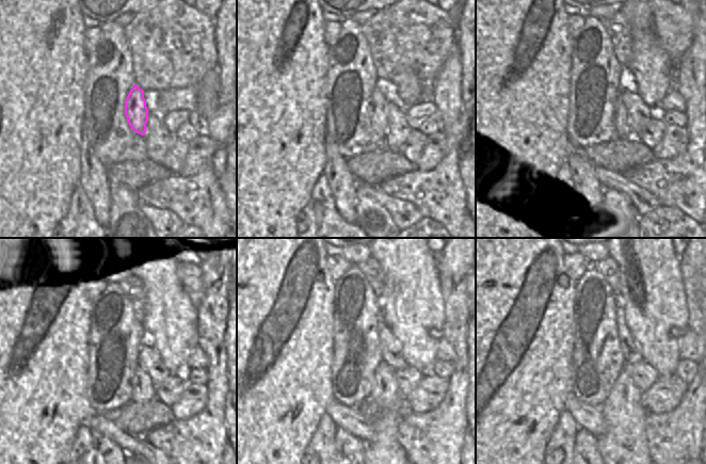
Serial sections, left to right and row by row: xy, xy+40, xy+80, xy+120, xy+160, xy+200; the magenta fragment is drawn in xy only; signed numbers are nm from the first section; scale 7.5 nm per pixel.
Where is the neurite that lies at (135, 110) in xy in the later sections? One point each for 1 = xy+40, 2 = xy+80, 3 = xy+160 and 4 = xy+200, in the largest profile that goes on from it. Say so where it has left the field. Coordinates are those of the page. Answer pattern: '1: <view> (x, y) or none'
1: xy+40 (378, 102)
2: xy+80 (621, 121)
3: xy+160 (384, 454)
4: xy+200 (623, 447)

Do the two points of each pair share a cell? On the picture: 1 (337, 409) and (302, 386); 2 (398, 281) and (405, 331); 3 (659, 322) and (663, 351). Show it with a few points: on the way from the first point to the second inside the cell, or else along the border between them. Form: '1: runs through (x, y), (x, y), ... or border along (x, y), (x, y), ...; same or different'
1: border along (332, 398), (327, 403), (326, 412); different
2: runs through (405, 293), (405, 318); same
3: runs through (659, 330), (659, 344); same

